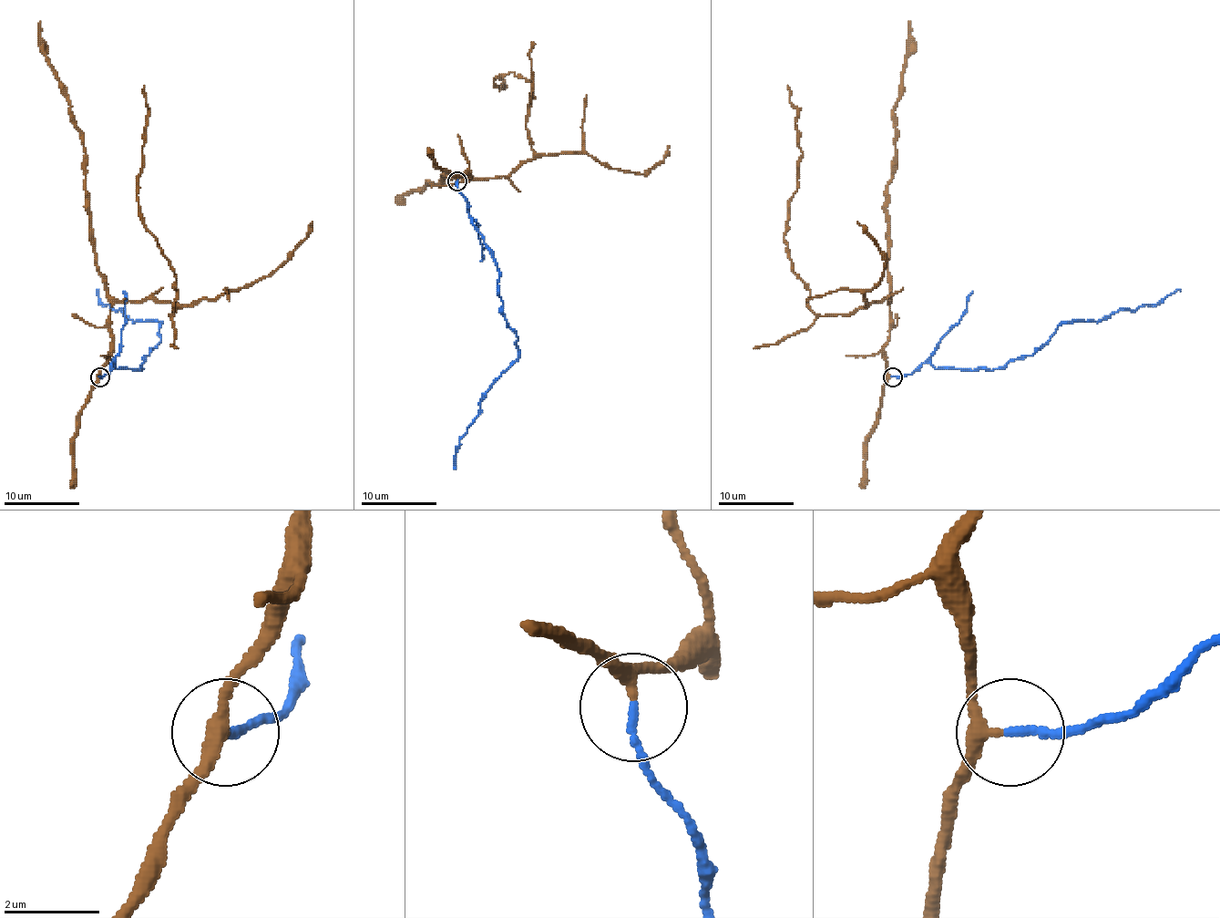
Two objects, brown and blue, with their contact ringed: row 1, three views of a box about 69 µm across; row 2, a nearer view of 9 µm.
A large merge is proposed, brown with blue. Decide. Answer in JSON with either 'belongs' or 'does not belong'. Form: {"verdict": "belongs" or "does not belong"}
{"verdict": "belongs"}

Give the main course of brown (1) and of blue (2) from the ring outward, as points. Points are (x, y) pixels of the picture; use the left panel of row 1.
1: (100, 376), (116, 303), (176, 306), (170, 315), (176, 274), (142, 221), (136, 191), (144, 85)
2: (100, 376), (112, 363), (142, 370), (160, 340), (163, 324), (132, 322), (123, 310), (102, 304), (97, 291)

